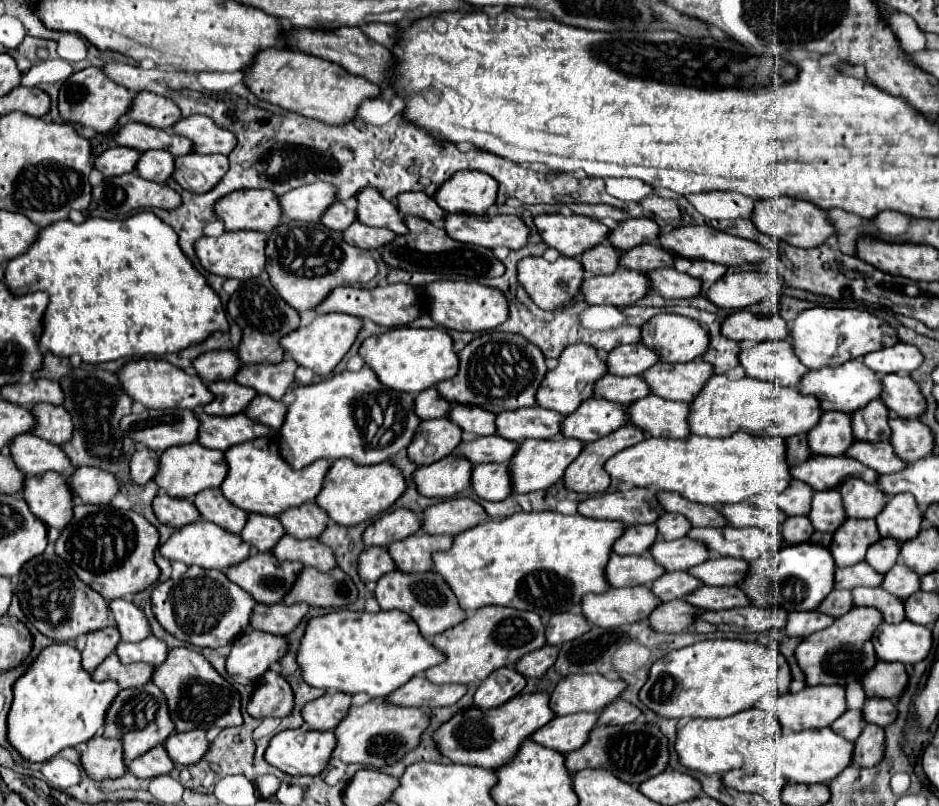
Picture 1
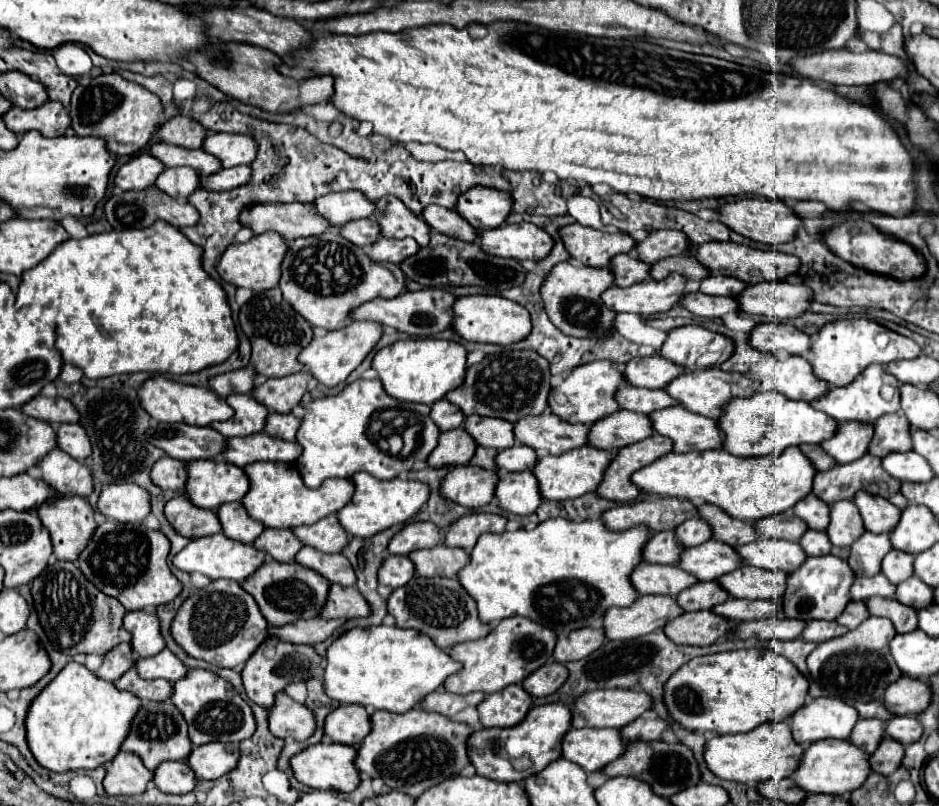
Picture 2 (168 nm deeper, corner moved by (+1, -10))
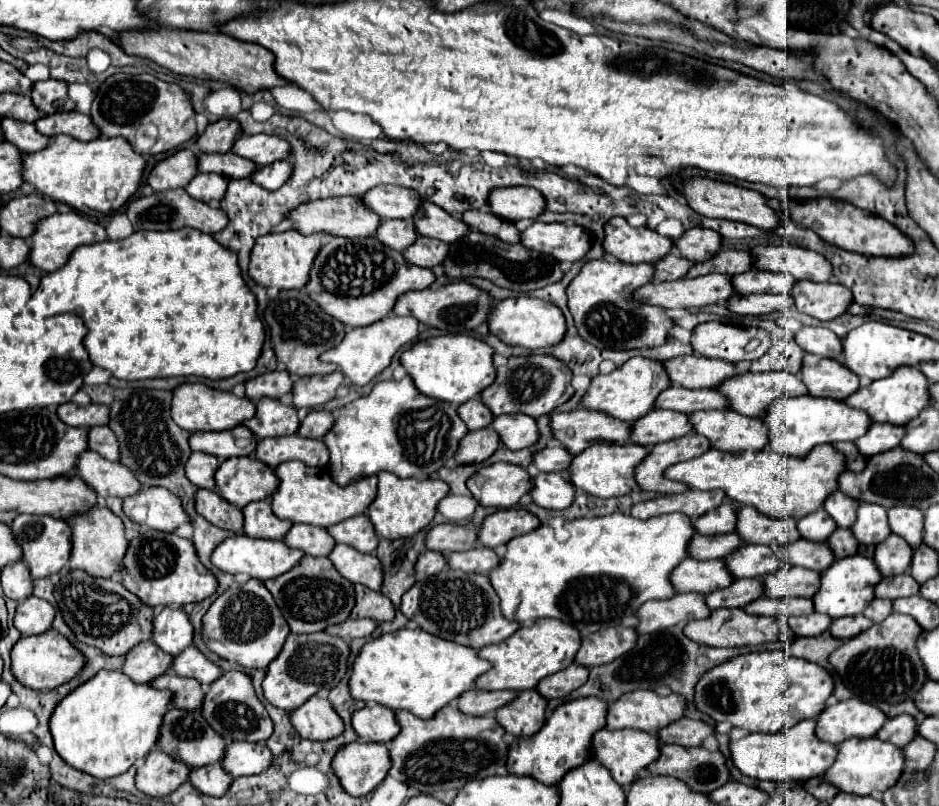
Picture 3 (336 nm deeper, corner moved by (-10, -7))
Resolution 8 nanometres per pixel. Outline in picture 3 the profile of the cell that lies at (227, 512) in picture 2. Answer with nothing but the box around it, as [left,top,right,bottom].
[243,498,293,540]

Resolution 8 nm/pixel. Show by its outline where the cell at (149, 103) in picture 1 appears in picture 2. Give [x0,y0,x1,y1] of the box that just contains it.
[156,115,206,149]

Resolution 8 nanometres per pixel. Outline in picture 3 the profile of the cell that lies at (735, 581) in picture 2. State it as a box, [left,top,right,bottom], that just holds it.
[763,566,821,598]

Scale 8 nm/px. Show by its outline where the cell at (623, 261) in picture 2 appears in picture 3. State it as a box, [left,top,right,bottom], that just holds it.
[655,252,695,280]

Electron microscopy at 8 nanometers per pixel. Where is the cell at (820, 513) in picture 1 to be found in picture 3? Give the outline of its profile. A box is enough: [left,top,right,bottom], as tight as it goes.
[851,504,891,546]

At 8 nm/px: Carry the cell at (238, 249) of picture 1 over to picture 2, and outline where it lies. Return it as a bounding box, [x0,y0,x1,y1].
[218,233,288,291]

